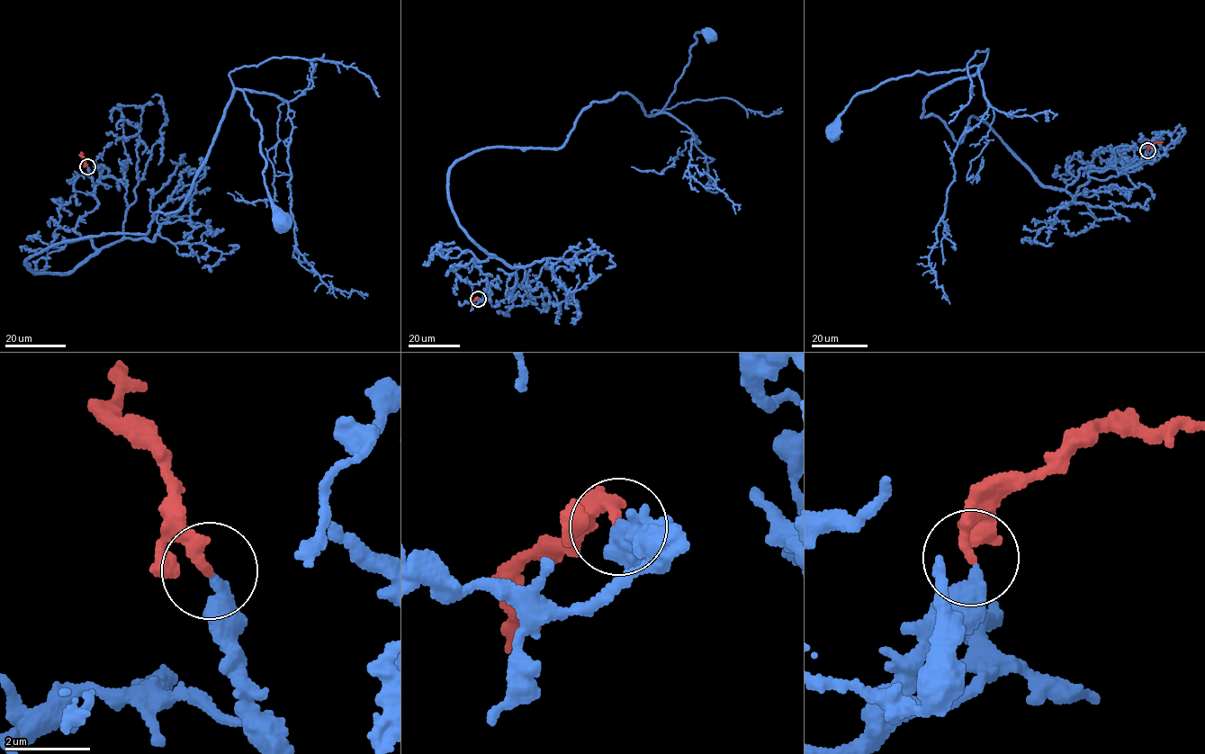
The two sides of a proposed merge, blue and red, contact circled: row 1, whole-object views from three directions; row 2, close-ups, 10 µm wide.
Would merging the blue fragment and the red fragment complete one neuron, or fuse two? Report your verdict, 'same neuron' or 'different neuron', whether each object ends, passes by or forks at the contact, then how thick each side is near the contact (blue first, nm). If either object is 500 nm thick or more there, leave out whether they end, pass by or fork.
same neuron | blue passes by | red ends | 240/260 nm

